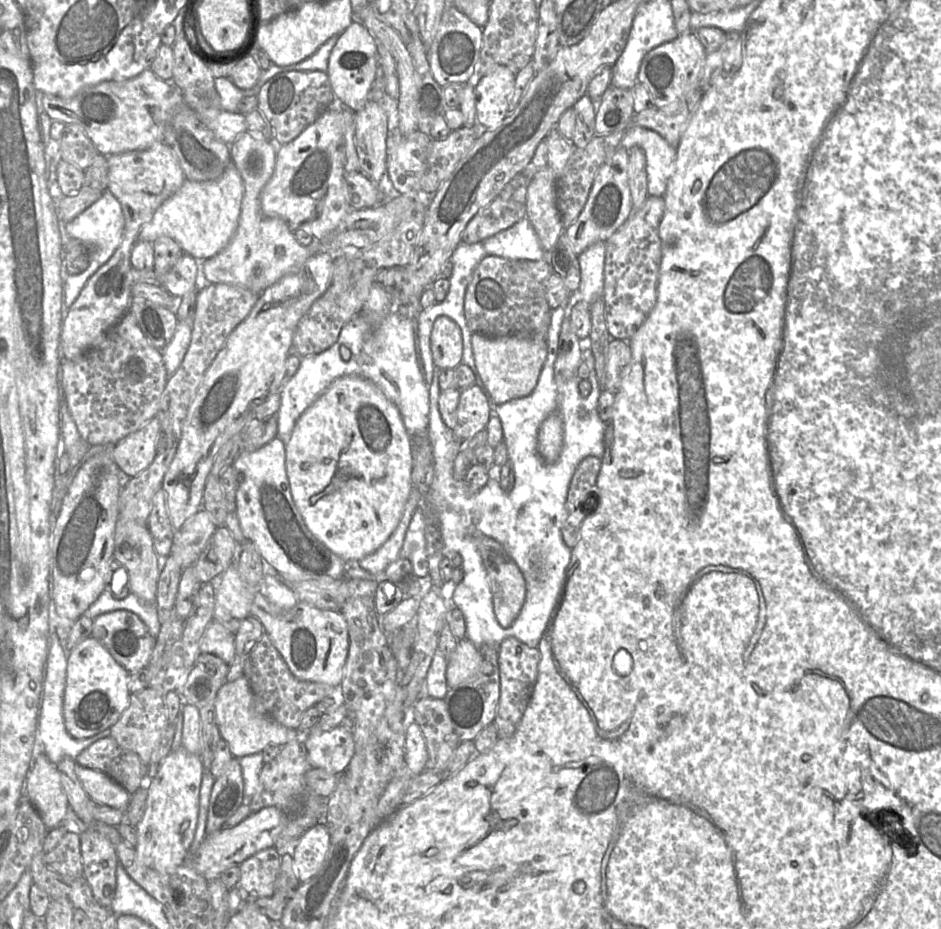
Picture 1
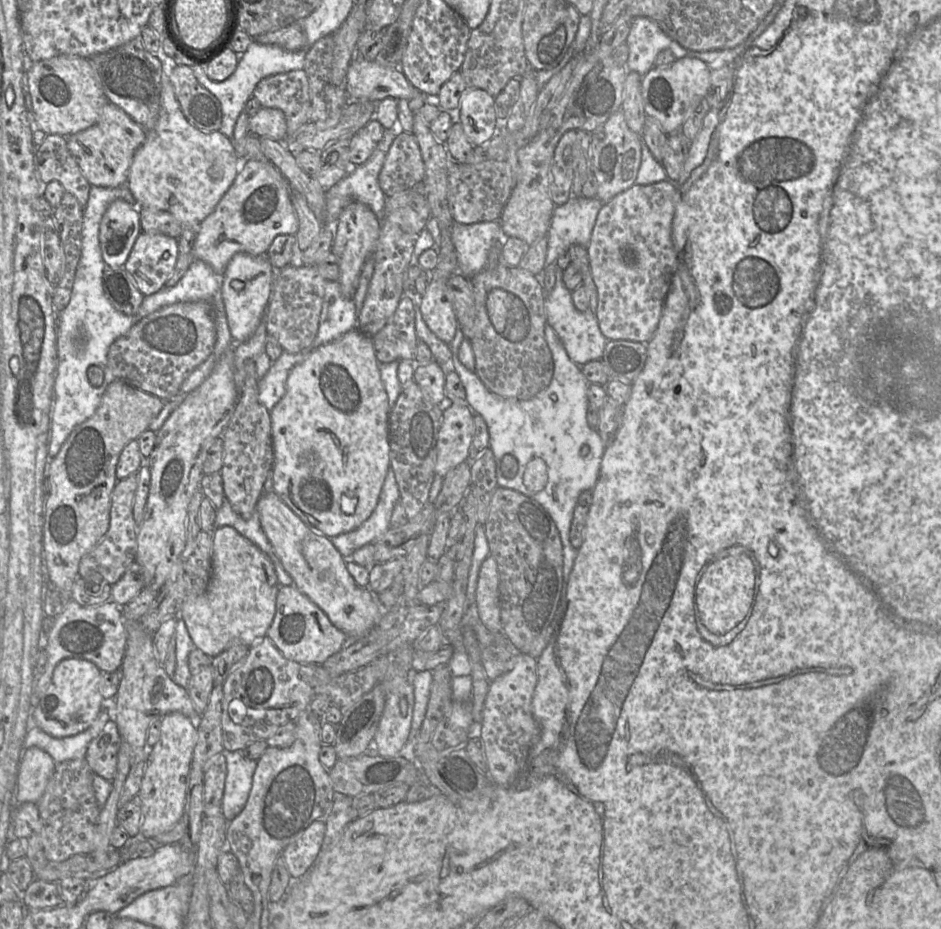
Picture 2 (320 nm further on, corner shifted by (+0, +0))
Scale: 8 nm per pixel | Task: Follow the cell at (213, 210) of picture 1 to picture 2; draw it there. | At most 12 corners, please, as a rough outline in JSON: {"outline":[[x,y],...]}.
{"outline":[[167,75],[127,185],[142,206],[197,227],[240,158],[185,118]]}

